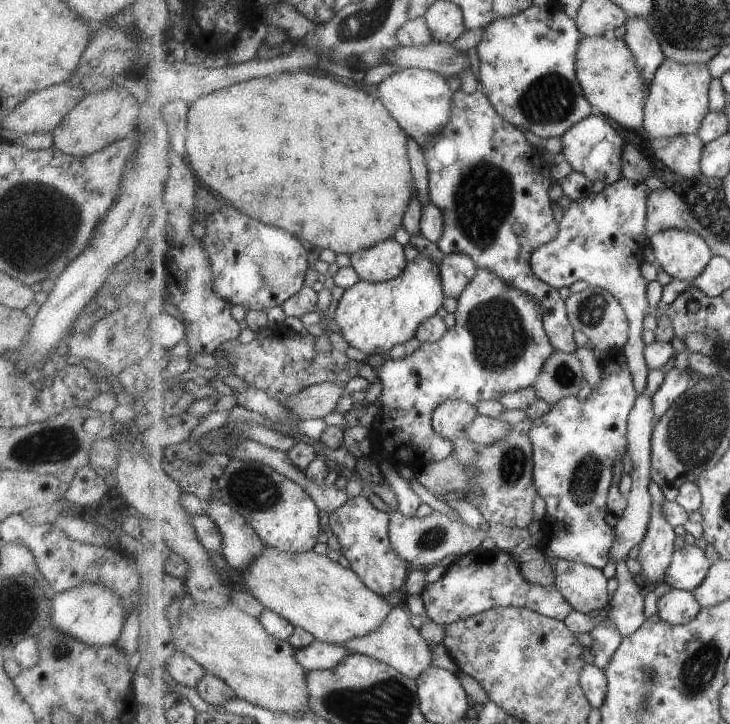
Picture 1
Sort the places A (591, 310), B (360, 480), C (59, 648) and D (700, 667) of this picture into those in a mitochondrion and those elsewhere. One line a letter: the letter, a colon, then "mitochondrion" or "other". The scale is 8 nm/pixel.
A: mitochondrion
B: other
C: mitochondrion
D: mitochondrion

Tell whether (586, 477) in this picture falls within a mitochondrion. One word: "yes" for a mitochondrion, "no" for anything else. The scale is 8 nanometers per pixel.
yes

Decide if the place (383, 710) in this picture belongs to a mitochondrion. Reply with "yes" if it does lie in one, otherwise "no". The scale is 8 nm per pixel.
yes

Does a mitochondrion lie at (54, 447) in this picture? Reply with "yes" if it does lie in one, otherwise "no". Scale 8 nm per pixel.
yes

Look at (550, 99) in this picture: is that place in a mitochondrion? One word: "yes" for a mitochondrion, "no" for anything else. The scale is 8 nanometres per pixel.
yes

